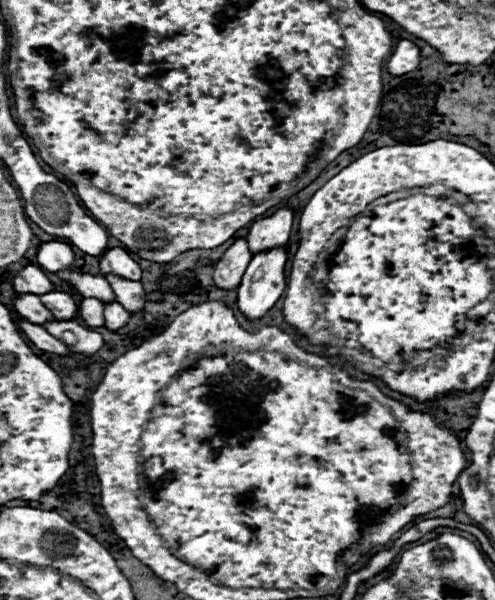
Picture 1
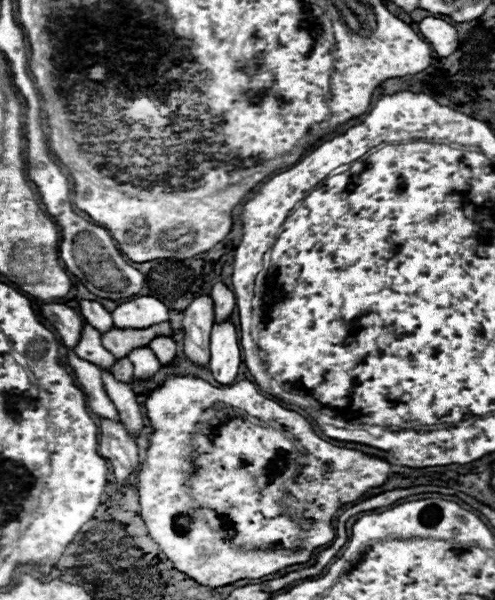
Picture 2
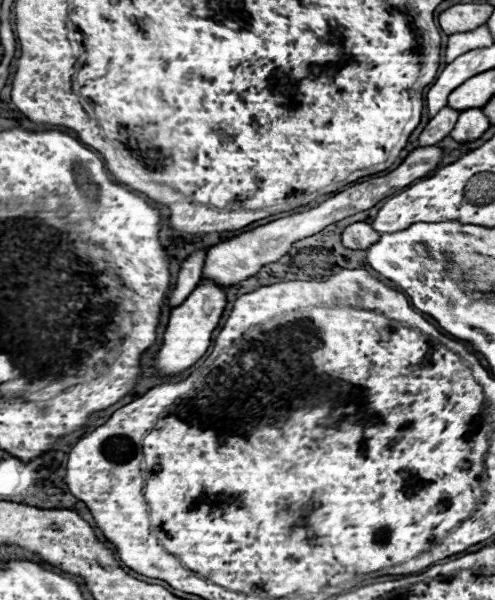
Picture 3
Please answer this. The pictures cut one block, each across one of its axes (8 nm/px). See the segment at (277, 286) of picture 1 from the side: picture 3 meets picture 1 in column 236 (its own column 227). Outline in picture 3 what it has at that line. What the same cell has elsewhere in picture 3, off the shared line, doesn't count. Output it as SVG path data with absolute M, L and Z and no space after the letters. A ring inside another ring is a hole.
M202 280L198 284L198 288L184 300L184 304L180 304L178 308L172 310L164 338L160 342L158 352L154 354L154 370L158 374L164 376L176 376L182 370L190 368L196 360L200 360L204 356L204 352L210 346L212 340L212 332L218 328L220 318L228 306L228 288L218 286L212 280Z

